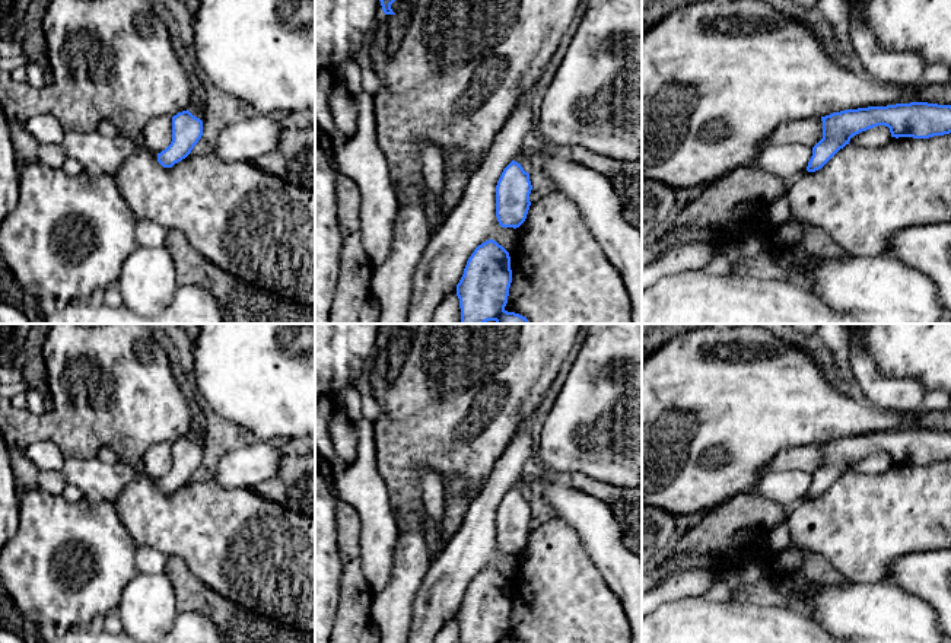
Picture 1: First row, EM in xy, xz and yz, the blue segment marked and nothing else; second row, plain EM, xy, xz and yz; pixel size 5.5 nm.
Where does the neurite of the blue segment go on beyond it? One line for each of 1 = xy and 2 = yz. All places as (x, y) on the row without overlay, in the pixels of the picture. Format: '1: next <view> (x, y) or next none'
1: next none
2: next none

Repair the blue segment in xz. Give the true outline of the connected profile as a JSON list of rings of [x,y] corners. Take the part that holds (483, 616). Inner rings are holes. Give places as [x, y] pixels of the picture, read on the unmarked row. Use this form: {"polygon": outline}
{"polygon": [[[493,566],[478,572],[457,611],[461,643],[522,643],[505,636],[511,609],[509,579]]]}

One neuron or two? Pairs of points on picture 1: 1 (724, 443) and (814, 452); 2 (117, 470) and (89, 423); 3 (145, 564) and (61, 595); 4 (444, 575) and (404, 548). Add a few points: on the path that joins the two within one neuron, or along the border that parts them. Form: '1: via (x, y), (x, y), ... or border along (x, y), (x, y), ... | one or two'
1: border along (820, 443), (802, 443), (782, 449), (762, 473) | two
2: border along (120, 458), (129, 462), (139, 462) | two
3: border along (140, 546), (136, 554), (137, 570) | two
4: border along (432, 560), (414, 597) | two

